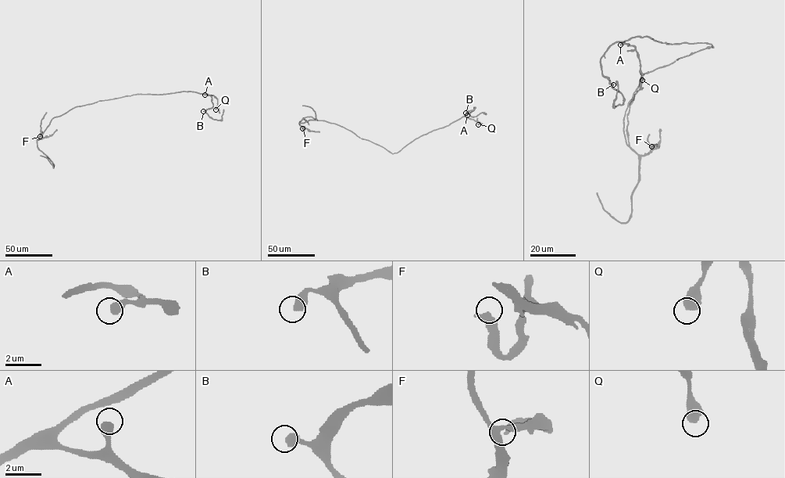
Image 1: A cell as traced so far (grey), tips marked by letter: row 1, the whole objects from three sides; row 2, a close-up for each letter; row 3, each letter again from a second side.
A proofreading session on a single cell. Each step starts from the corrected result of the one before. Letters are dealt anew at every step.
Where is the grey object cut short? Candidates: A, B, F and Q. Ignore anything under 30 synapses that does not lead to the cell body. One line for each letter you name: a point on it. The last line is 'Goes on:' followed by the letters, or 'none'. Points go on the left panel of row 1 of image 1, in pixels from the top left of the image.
Goes on: none

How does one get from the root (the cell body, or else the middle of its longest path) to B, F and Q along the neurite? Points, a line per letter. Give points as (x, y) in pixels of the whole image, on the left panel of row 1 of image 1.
B: (118, 98), (137, 94), (194, 91), (207, 94), (212, 98), (213, 106), (203, 111)
F: (118, 98), (73, 108), (53, 118), (37, 140), (42, 138), (40, 136)
Q: (118, 98), (137, 94), (194, 91), (213, 95), (217, 101), (215, 109)

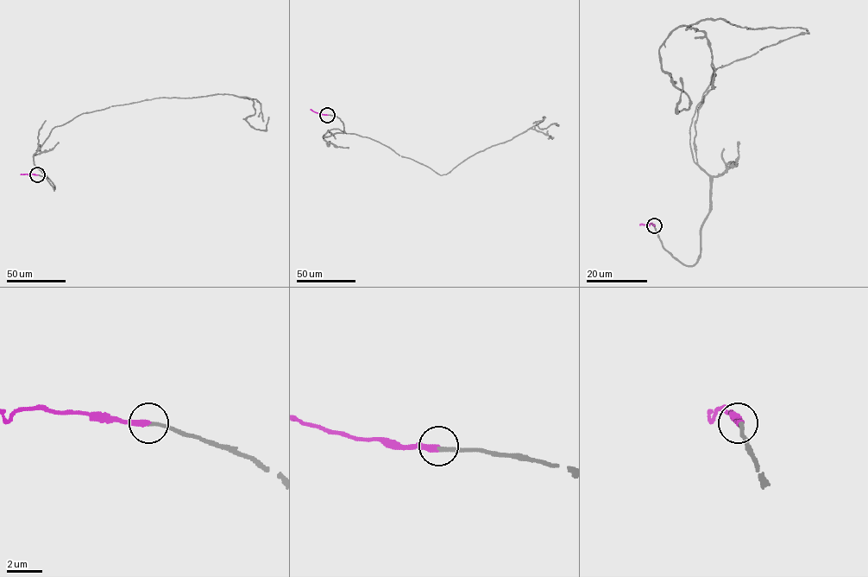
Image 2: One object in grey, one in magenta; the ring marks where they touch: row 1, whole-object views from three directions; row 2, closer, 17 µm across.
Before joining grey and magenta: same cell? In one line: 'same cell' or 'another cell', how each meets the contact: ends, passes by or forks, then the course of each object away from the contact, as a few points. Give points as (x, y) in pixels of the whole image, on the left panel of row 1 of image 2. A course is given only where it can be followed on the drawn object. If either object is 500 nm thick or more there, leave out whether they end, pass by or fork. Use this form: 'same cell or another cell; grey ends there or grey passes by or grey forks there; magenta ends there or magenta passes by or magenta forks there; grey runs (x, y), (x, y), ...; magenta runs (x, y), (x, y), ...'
same cell; grey ends there; magenta ends there; grey runs (37, 174), (53, 190), (33, 155), (84, 113), (221, 94), (253, 101), (246, 120), (256, 129), (268, 117); magenta runs (37, 174), (20, 174)

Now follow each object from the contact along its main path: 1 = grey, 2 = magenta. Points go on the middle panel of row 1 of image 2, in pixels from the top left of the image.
1: (327, 115), (344, 132), (323, 136), (338, 129), (368, 137), (440, 175), (543, 117), (540, 128), (558, 124)
2: (327, 115), (310, 109)

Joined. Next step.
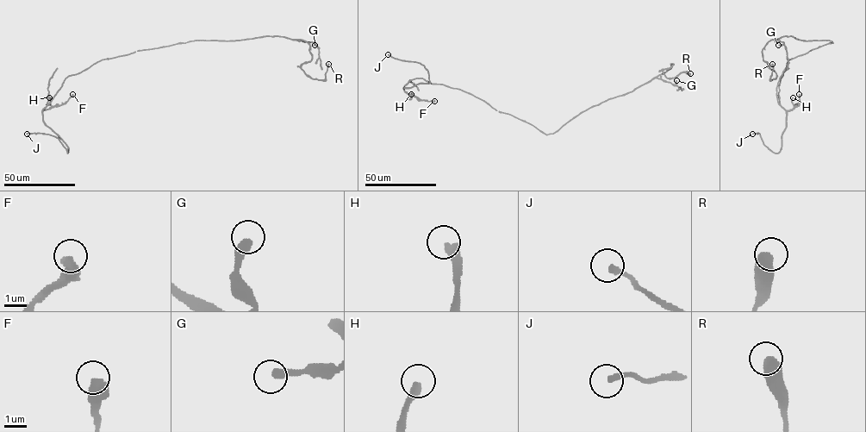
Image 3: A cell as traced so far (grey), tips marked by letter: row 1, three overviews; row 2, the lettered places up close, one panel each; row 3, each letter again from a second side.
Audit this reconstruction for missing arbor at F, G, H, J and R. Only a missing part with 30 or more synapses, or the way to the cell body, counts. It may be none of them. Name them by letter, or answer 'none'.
H

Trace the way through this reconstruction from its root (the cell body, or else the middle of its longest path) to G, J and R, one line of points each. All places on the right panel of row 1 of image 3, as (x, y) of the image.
G: (817, 48), (832, 42), (782, 36), (776, 40), (783, 43), (778, 45)
J: (817, 48), (789, 59), (777, 83), (777, 102), (786, 113), (781, 150), (773, 153), (758, 133), (752, 134)
R: (817, 48), (832, 42), (791, 35), (772, 39), (762, 50), (763, 59), (776, 74), (770, 79), (772, 64)

